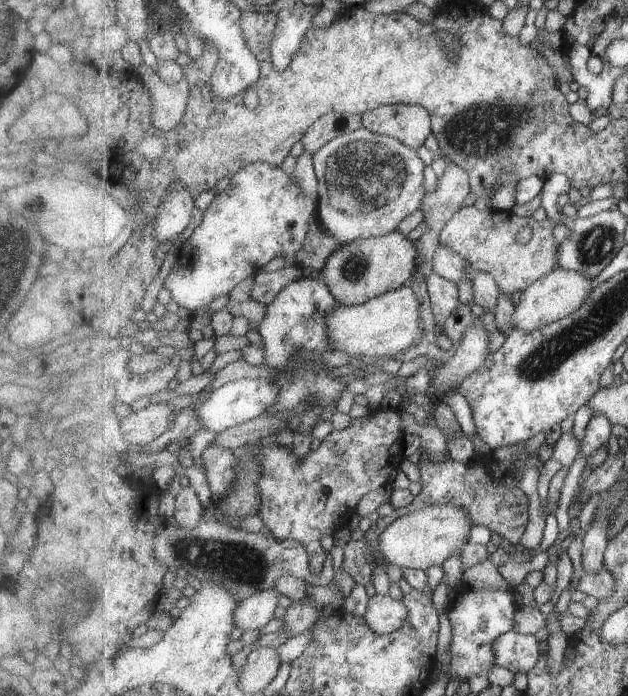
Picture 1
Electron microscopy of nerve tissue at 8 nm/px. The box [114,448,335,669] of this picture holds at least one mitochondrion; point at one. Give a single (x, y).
(238, 560)

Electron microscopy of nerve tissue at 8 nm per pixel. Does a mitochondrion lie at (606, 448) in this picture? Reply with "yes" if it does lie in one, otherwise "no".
no

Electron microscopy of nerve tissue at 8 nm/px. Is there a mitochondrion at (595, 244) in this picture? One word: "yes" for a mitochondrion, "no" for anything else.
yes

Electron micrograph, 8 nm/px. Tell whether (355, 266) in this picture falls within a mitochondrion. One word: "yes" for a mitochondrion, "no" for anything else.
yes

